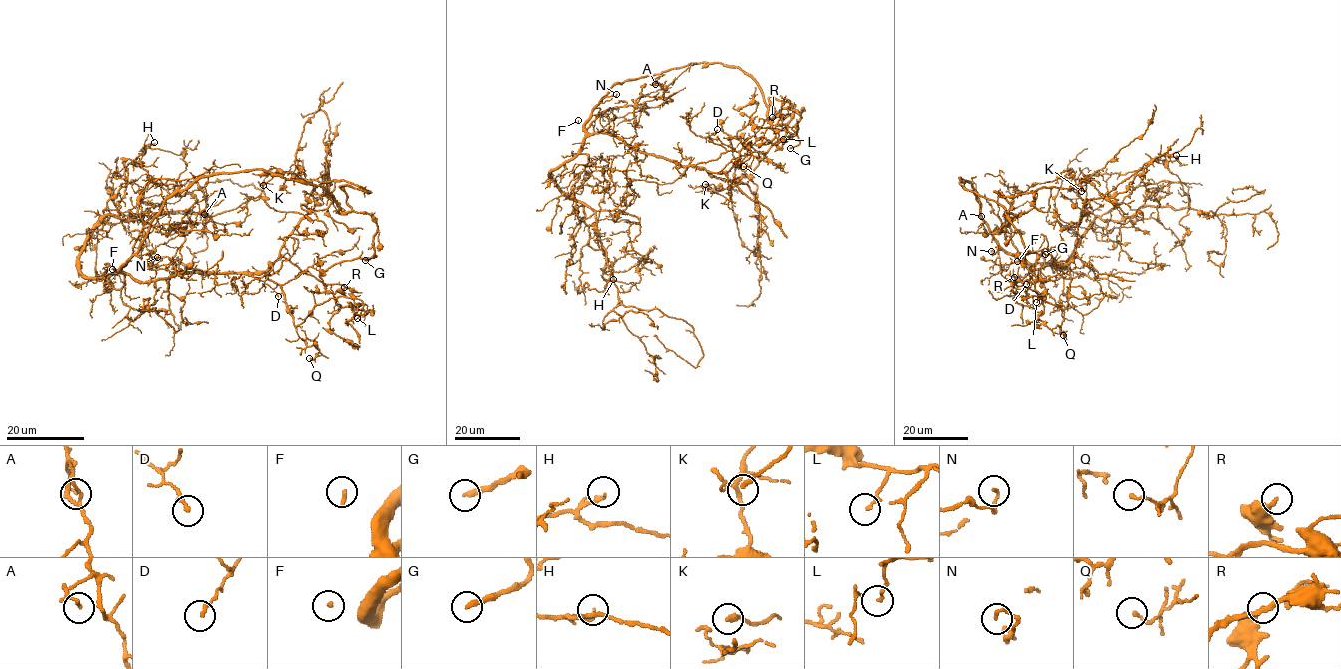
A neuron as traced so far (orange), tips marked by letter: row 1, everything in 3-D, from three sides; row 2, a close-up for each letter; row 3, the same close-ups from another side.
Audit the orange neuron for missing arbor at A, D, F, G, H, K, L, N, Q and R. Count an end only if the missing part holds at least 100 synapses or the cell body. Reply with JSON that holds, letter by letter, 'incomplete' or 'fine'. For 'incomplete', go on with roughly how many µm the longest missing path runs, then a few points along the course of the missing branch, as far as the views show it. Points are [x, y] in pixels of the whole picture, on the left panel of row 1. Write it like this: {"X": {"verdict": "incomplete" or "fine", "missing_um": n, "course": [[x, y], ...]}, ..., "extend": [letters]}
{"A": {"verdict": "fine"}, "D": {"verdict": "fine"}, "F": {"verdict": "incomplete", "missing_um": 50, "course": [[112, 269], [139, 290], [176, 276], [188, 287], [195, 288], [211, 284], [222, 273], [222, 264]]}, "G": {"verdict": "incomplete", "missing_um": 60, "course": [[365, 260], [350, 262], [341, 253], [307, 255], [292, 268], [279, 270], [266, 297], [255, 295], [250, 299]]}, "H": {"verdict": "fine"}, "K": {"verdict": "fine"}, "L": {"verdict": "fine"}, "N": {"verdict": "fine"}, "Q": {"verdict": "fine"}, "R": {"verdict": "fine"}, "extend": ["F", "G"]}

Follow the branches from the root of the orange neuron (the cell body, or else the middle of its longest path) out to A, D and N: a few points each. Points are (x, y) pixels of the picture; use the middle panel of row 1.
A: (600, 101), (617, 83), (660, 75), (655, 84)
D: (600, 101), (585, 125), (589, 133), (615, 134), (683, 166), (727, 151), (706, 137), (717, 129)
N: (600, 101), (616, 94)

